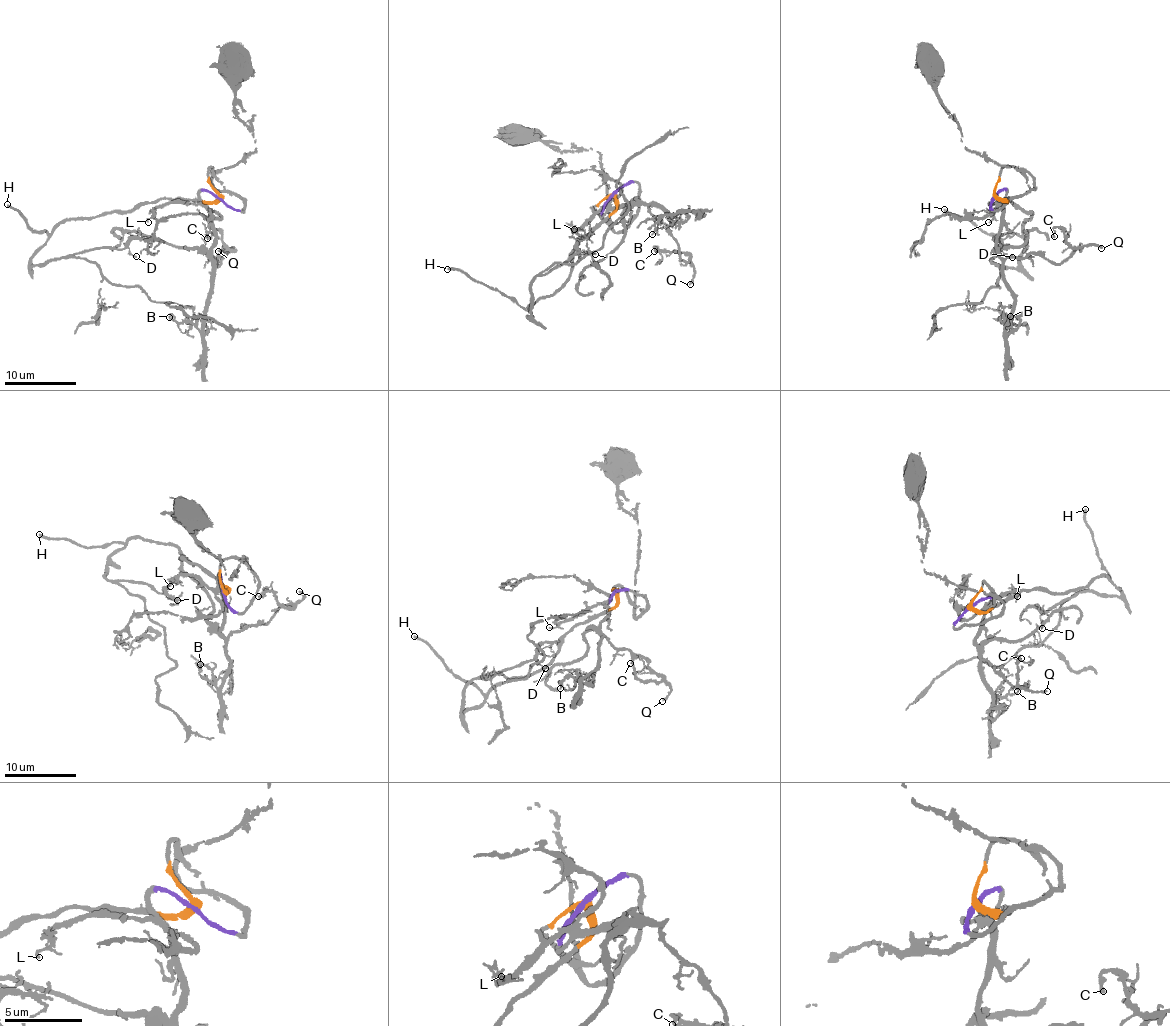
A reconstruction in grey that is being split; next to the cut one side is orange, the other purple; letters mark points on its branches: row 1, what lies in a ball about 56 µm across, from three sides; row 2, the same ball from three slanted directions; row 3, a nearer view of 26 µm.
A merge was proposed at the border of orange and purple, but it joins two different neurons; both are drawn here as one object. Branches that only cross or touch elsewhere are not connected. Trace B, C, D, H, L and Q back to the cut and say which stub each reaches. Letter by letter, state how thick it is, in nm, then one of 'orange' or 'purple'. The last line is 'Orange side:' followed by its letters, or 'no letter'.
B: 160 nm thick; purple
C: 180 nm thick; purple
D: 130 nm thick; orange
H: 240 nm thick; orange
L: 140 nm thick; purple
Q: 240 nm thick; purple
Orange side: D, H

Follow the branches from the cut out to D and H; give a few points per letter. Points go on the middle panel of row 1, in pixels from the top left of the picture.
D: (613, 195), (615, 209), (578, 243), (563, 282), (539, 296), (528, 317), (537, 275), (585, 249), (595, 255)
H: (613, 195), (615, 209), (578, 243), (572, 268), (563, 282), (551, 295), (539, 296), (527, 310), (447, 268)

